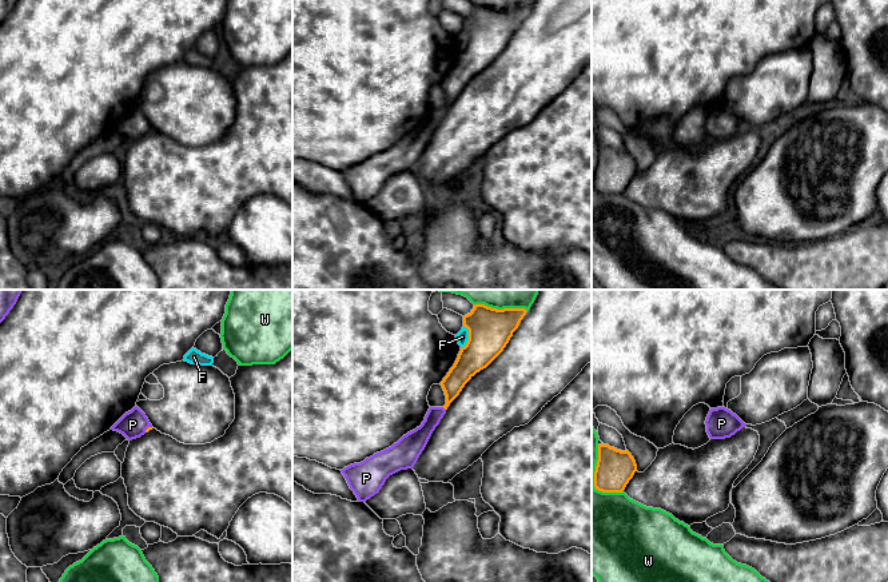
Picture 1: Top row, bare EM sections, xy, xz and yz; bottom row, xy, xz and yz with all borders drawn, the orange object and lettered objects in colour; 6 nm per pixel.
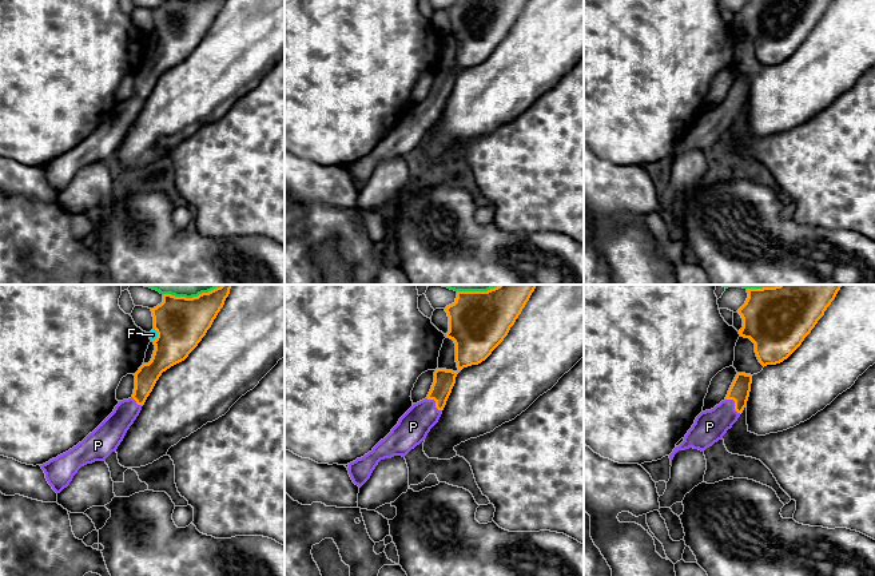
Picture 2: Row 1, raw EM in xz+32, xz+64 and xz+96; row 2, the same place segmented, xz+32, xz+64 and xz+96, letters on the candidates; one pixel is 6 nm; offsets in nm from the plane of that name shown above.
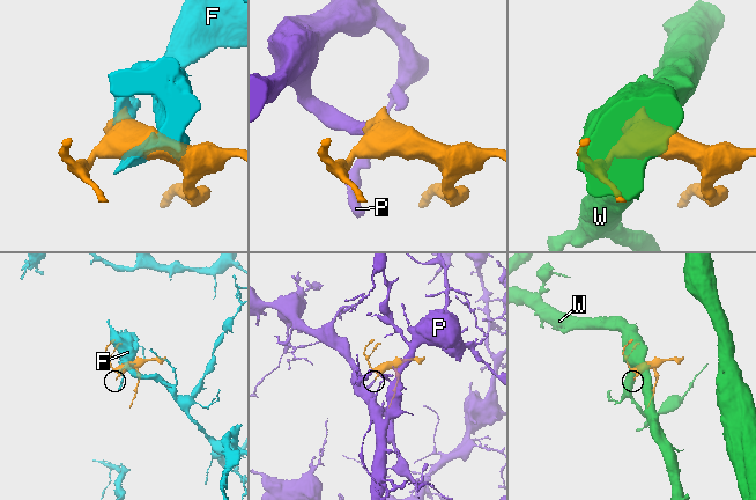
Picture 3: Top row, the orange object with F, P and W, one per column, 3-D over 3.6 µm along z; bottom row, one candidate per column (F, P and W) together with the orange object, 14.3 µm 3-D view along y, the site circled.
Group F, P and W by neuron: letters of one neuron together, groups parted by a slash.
F / P / W

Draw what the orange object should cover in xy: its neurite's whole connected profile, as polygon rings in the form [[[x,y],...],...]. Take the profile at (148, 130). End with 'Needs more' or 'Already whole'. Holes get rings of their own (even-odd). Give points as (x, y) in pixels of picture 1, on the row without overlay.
[[[135,107],[131,112],[126,113],[112,128],[111,131],[123,135],[128,141],[140,139],[150,131],[152,131],[146,115]]]. Needs more

